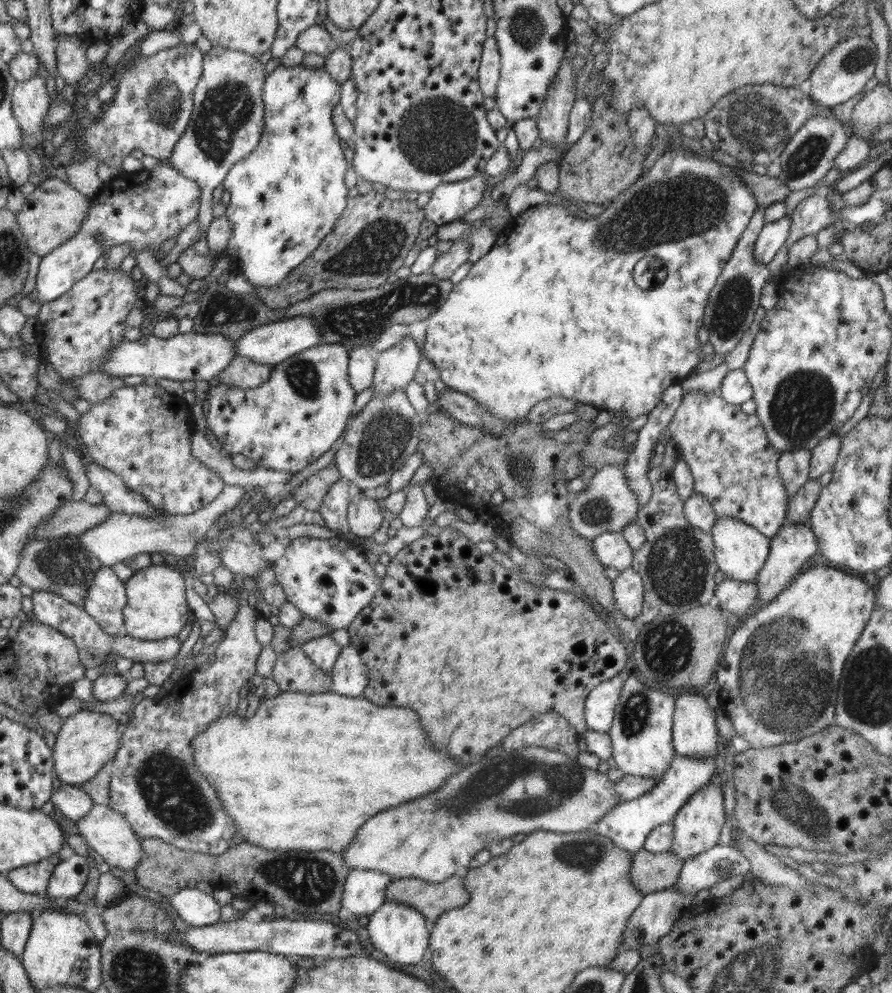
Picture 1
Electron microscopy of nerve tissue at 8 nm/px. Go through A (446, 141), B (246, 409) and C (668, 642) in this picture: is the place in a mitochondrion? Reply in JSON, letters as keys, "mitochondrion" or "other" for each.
{"A":"mitochondrion","B":"other","C":"mitochondrion"}

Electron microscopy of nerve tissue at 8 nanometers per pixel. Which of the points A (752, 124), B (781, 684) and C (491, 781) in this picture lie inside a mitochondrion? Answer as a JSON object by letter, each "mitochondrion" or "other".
{"A":"mitochondrion","B":"mitochondrion","C":"mitochondrion"}

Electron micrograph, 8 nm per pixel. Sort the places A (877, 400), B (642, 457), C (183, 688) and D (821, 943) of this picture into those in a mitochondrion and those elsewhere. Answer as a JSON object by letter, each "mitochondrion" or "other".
{"A":"other","B":"other","C":"other","D":"other"}

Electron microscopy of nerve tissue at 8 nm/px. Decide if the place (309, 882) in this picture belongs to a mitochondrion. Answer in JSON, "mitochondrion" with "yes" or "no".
{"mitochondrion":"yes"}

